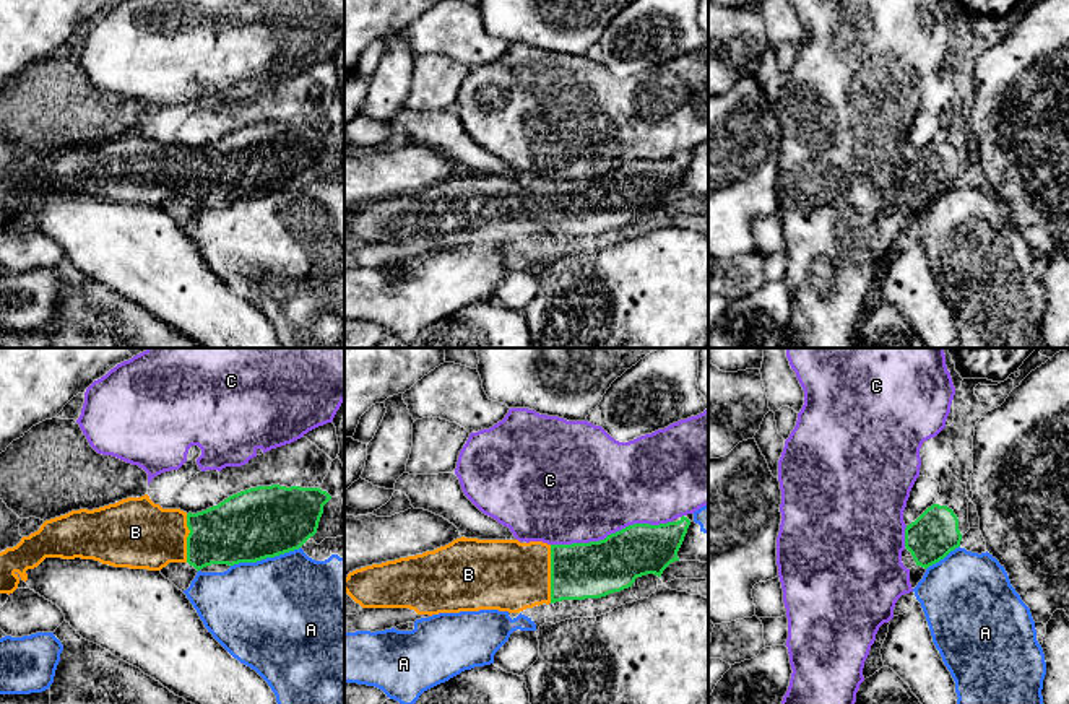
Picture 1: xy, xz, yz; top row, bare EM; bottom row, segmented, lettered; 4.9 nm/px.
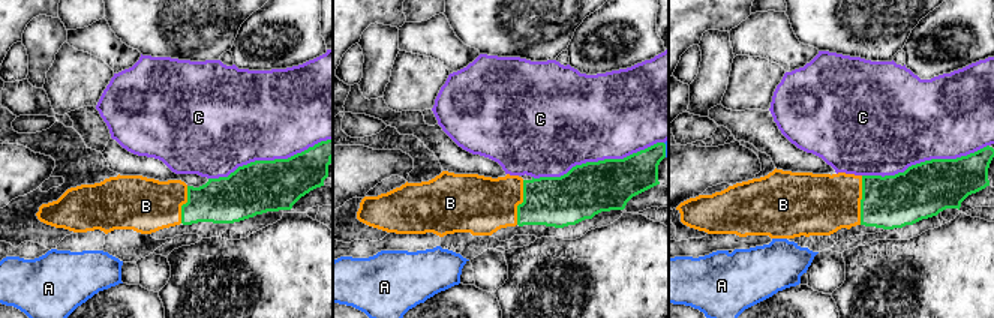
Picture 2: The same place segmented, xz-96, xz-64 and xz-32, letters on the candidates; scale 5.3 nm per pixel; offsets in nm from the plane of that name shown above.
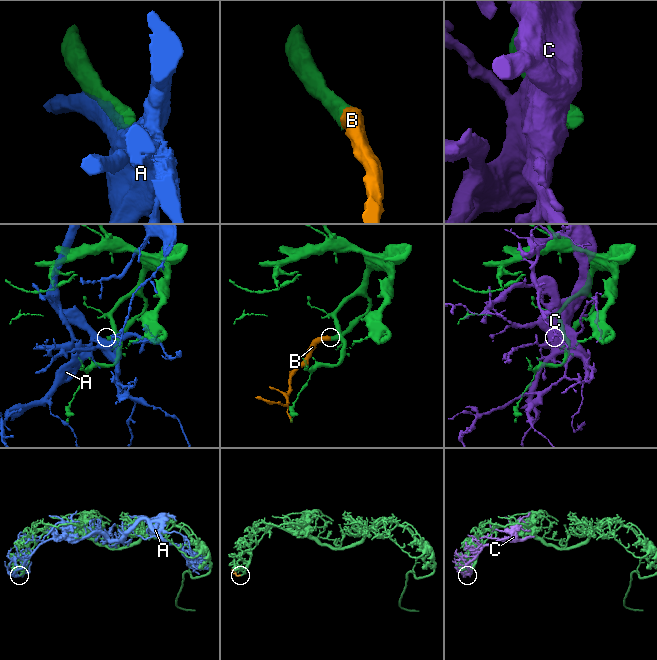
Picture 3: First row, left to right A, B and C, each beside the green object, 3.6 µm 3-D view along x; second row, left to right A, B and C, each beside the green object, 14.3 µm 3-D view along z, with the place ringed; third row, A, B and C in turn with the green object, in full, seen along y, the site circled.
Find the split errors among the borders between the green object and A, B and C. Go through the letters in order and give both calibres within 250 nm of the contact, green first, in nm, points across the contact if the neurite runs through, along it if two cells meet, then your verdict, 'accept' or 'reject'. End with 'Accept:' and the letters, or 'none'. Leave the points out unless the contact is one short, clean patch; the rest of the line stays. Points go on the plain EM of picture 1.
A: calibres 360 and 500 nm; reject
B: calibres 280 and 360 nm; way xz (595, 205), (551, 210), (509, 212); accept
C: calibres 280 and 500 nm; reject
Accept: B

